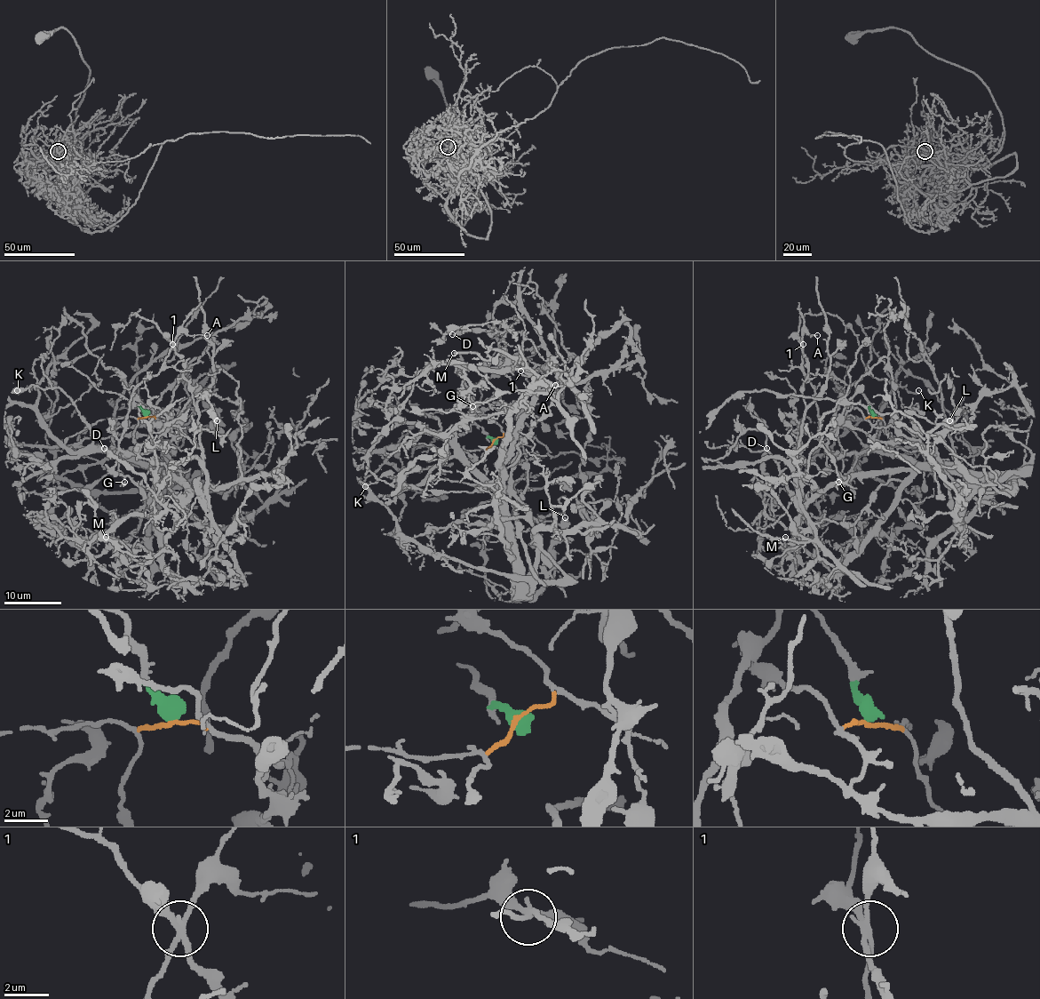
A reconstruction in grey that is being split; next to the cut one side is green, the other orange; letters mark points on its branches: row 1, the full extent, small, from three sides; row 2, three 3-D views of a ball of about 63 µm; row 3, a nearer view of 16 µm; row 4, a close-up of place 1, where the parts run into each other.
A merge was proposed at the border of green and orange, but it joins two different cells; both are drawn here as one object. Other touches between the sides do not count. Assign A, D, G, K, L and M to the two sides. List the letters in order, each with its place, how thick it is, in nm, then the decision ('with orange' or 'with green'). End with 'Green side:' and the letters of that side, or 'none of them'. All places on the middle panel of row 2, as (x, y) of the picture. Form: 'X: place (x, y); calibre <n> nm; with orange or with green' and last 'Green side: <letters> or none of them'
A: place (555, 385); calibre 100 nm; with green
D: place (452, 334); calibre 240 nm; with green
G: place (472, 406); calibre 120 nm; with green
K: place (365, 486); calibre 100 nm; with green
L: place (565, 517); calibre 140 nm; with orange
M: place (454, 353); calibre 280 nm; with green
Green side: A, D, G, K, M

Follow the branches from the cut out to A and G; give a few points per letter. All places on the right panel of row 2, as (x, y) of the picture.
A: (873, 415), (851, 385), (833, 424), (836, 453), (821, 443), (801, 360), (805, 332), (817, 335)
G: (873, 415), (867, 398), (851, 385), (838, 403), (827, 446), (831, 453), (855, 455), (848, 482), (838, 482)

